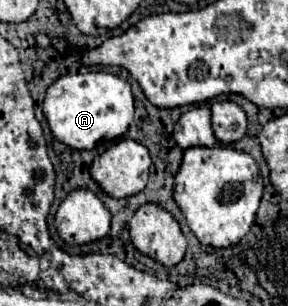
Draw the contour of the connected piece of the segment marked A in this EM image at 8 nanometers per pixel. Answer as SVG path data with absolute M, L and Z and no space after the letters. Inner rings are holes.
M76 72L60 76L46 90L42 108L52 134L74 150L92 150L98 140L120 138L134 120L130 84L108 72Z

